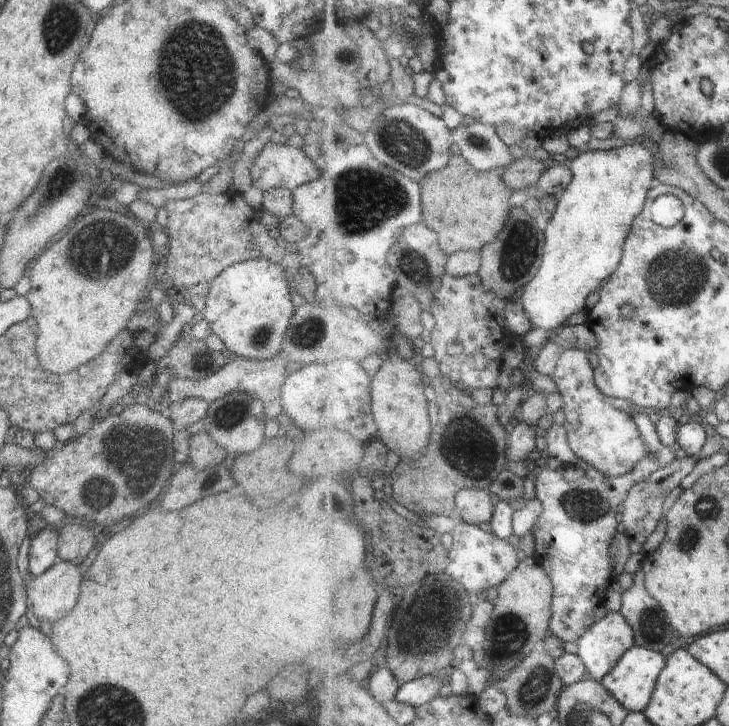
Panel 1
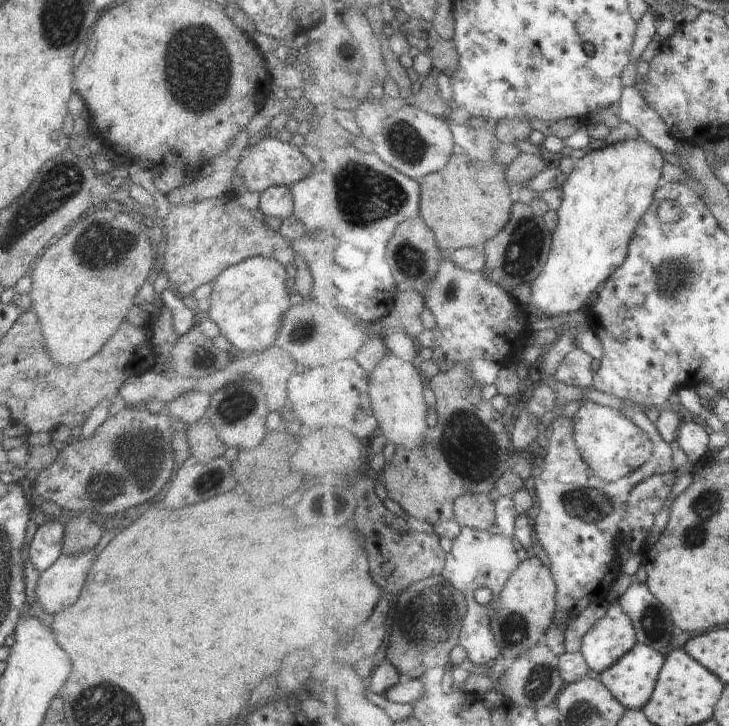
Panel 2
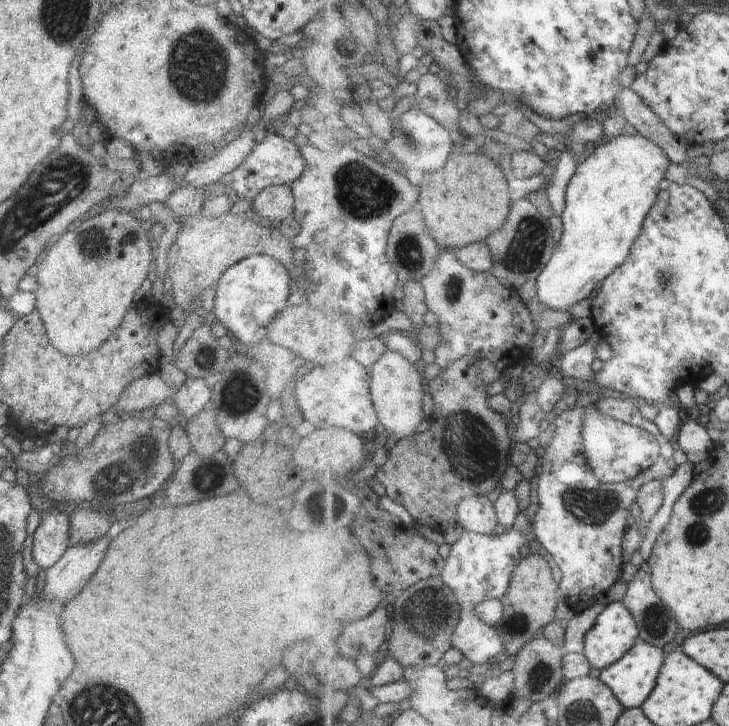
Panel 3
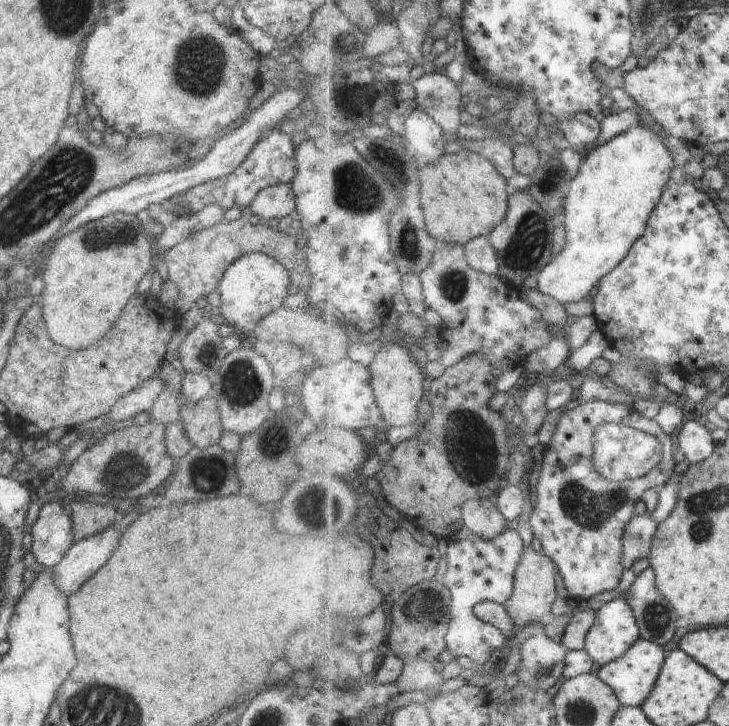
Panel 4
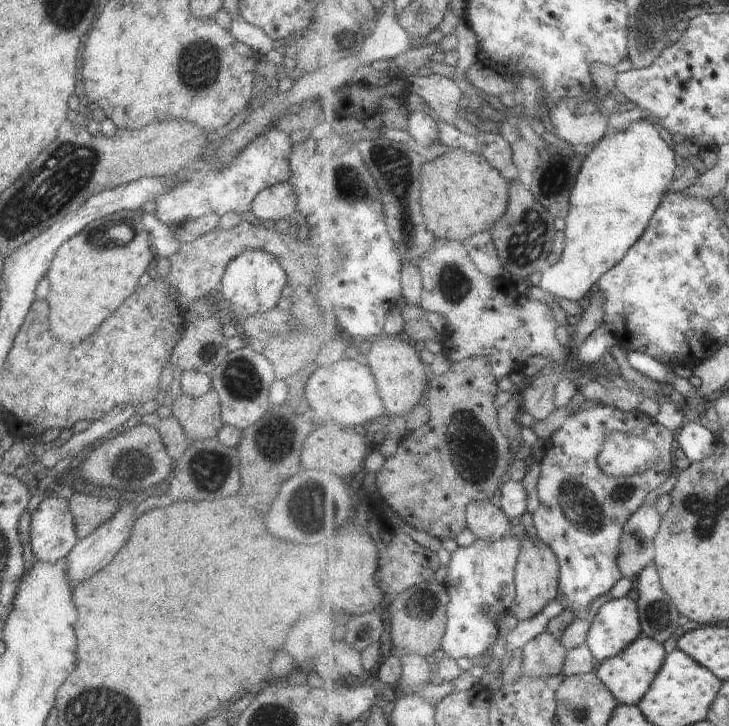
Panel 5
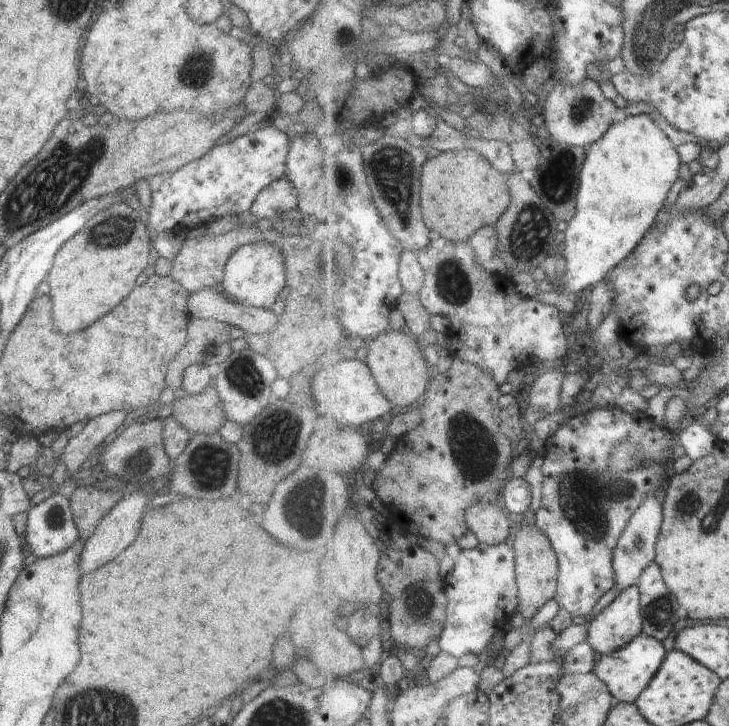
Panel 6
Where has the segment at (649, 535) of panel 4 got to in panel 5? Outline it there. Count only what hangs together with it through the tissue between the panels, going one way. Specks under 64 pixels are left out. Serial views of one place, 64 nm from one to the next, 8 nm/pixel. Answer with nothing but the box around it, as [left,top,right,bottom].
[618,503,663,580]

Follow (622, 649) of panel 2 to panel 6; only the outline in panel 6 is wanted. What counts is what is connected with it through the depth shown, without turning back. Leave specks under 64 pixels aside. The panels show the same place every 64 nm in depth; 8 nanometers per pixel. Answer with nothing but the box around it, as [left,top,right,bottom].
[588,585,644,656]

